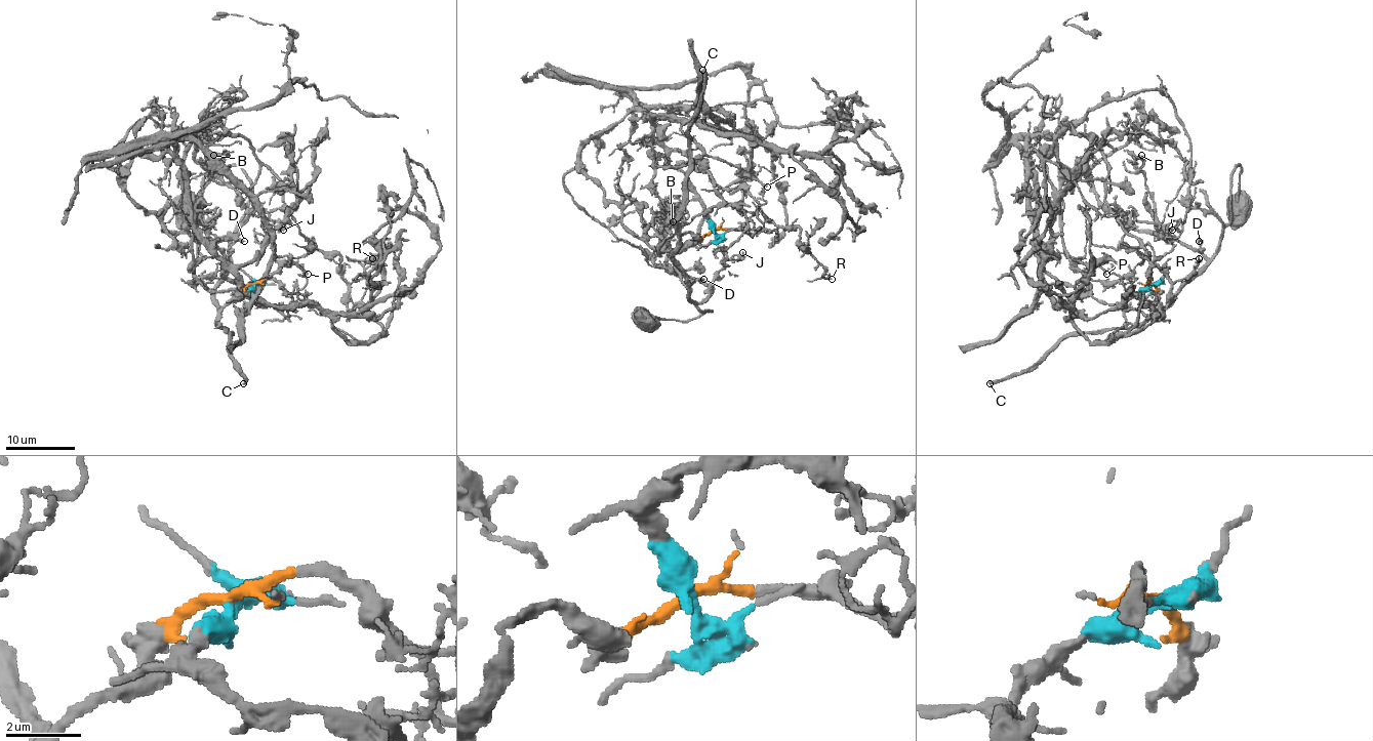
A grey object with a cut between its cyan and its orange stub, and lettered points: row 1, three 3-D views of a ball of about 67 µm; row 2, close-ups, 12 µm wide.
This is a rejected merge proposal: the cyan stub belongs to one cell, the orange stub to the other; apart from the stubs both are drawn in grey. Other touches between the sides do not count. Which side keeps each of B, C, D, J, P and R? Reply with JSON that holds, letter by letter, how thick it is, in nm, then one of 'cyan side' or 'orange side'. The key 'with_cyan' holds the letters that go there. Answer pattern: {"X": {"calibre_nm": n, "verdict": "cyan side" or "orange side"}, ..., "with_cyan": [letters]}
{"B": {"calibre_nm": 170, "verdict": "orange side"}, "C": {"calibre_nm": 320, "verdict": "orange side"}, "D": {"calibre_nm": 240, "verdict": "orange side"}, "J": {"calibre_nm": 120, "verdict": "orange side"}, "P": {"calibre_nm": 200, "verdict": "cyan side"}, "R": {"calibre_nm": 110, "verdict": "cyan side"}, "with_cyan": ["P", "R"]}

